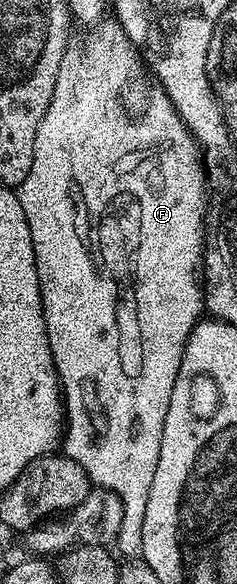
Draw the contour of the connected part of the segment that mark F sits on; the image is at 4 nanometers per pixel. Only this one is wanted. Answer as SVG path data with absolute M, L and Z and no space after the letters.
M116 20L105 21L98 21L90 29L94 30L78 46L70 44L65 48L51 104L47 104L47 112L35 132L31 172L27 172L27 180L23 180L19 187L19 197L23 216L27 216L27 228L31 228L31 244L39 276L47 340L51 344L57 381L61 384L63 453L66 458L75 460L75 464L79 464L83 472L87 472L94 487L110 490L119 496L123 504L123 524L119 528L115 546L118 551L121 549L125 554L137 556L143 548L143 516L147 516L147 496L151 496L151 480L155 480L155 464L159 464L159 444L163 444L167 408L171 408L171 388L175 388L187 340L193 327L202 321L205 310L203 255L207 175L203 165L203 151L197 139L189 133L165 90L157 85L153 75L149 73L137 47L131 44Z

